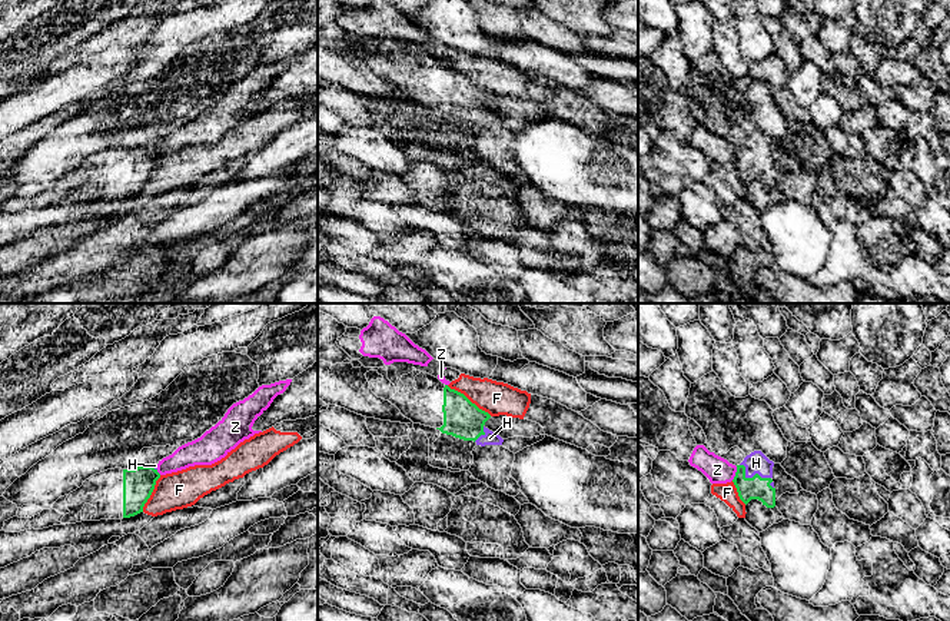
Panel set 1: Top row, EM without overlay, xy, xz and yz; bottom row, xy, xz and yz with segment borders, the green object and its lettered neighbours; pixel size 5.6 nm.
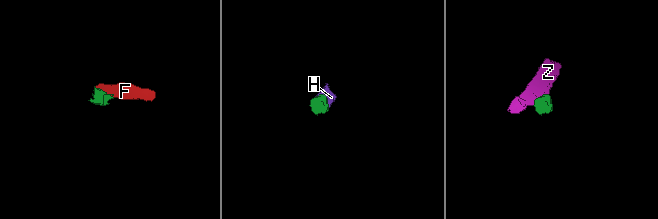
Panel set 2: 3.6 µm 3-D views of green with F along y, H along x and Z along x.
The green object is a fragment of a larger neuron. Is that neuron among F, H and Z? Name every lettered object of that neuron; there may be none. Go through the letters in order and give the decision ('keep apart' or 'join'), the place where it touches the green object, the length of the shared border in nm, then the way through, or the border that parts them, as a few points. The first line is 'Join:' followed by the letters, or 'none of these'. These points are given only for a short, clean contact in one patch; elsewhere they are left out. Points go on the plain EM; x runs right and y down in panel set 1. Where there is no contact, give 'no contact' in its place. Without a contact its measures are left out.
Join: H
F: keep apart; meets green in xz at (468, 79); contact 300 nm long; border along xz (447, 65), (462, 72), (491, 95)
H: join; meets green in yz at (753, 156); contact 190 nm long; runs through yz (758, 168), (753, 156), (756, 142)
Z: keep apart; meets green in yz at (736, 153); contact 90 nm long; border along yz (737, 146), (736, 155), (731, 159)

